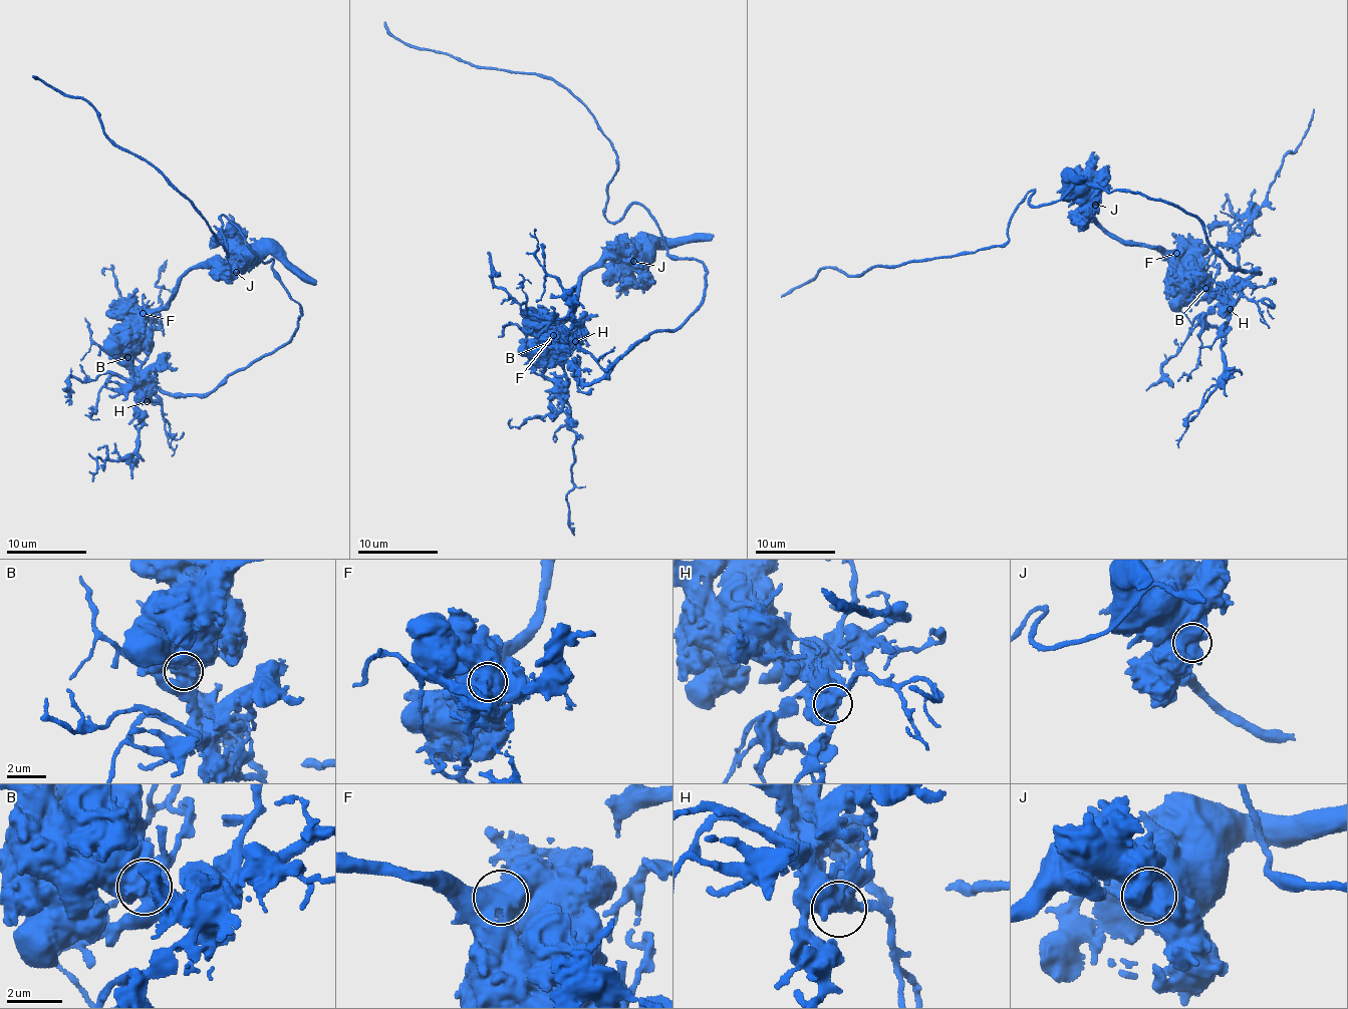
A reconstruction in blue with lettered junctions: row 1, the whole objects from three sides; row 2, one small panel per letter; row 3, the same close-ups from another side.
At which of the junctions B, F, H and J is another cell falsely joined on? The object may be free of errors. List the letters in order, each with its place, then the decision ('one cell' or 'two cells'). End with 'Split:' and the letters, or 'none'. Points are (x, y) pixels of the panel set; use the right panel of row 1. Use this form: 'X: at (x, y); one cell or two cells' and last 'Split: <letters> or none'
B: at (1205, 288); two cells
F: at (1176, 253); one cell
H: at (1230, 309); one cell
J: at (1095, 205); one cell
Split: B

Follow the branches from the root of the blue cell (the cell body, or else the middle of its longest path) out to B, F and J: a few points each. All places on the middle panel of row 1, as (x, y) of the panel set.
B: (649, 213), (664, 240), (589, 268), (574, 313), (559, 325), (558, 341), (548, 343)
F: (649, 213), (664, 240), (644, 250), (623, 250), (589, 268), (581, 275), (574, 313), (553, 335)
J: (649, 213), (664, 240), (633, 261)

